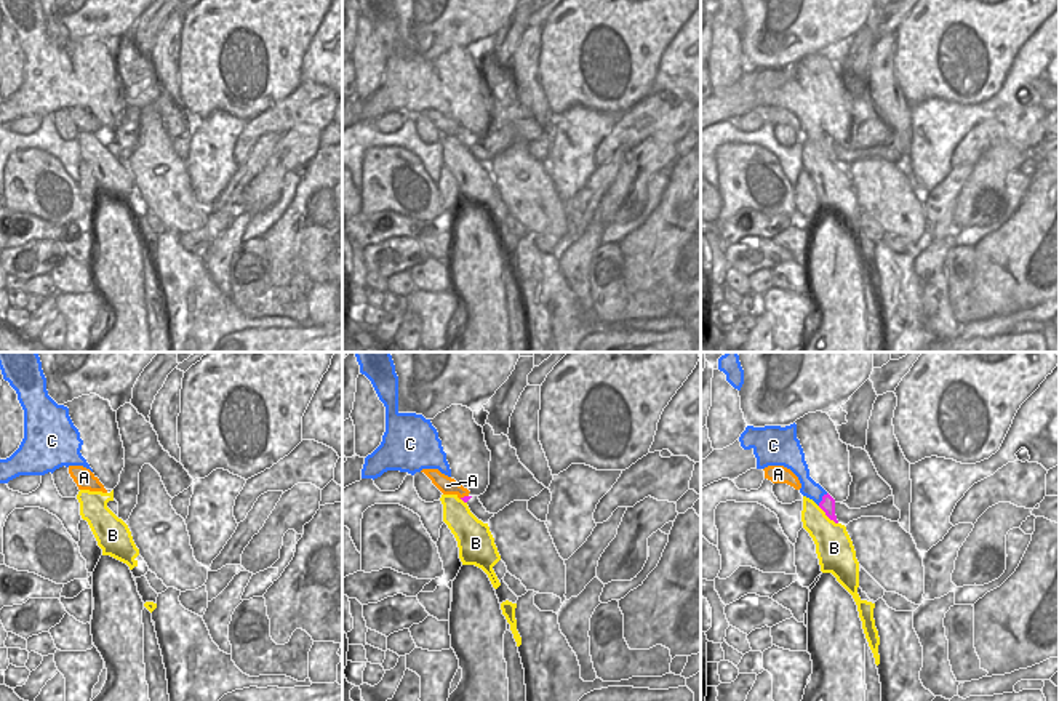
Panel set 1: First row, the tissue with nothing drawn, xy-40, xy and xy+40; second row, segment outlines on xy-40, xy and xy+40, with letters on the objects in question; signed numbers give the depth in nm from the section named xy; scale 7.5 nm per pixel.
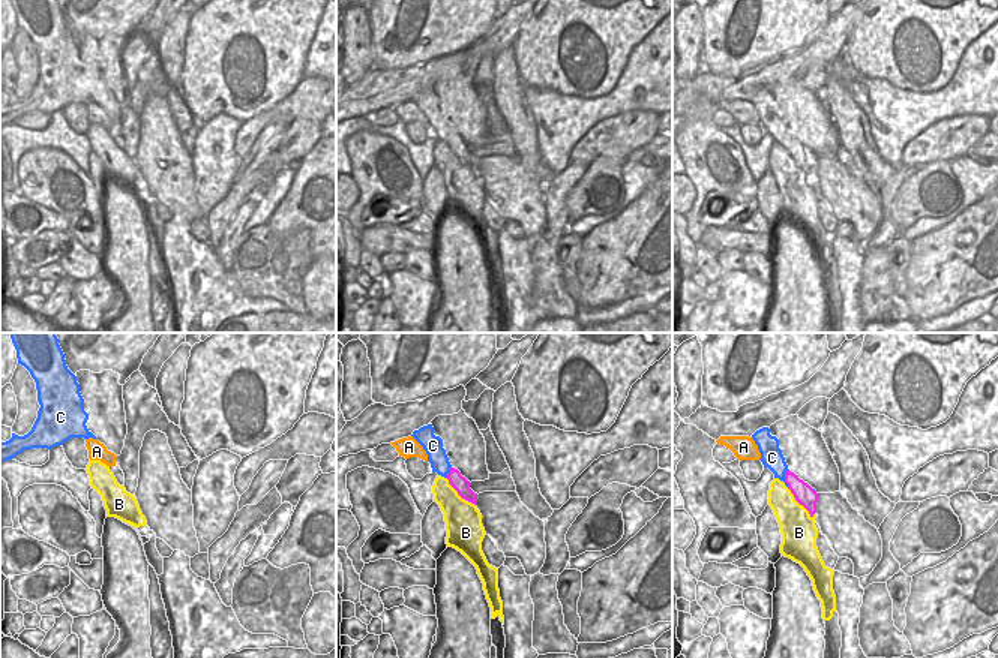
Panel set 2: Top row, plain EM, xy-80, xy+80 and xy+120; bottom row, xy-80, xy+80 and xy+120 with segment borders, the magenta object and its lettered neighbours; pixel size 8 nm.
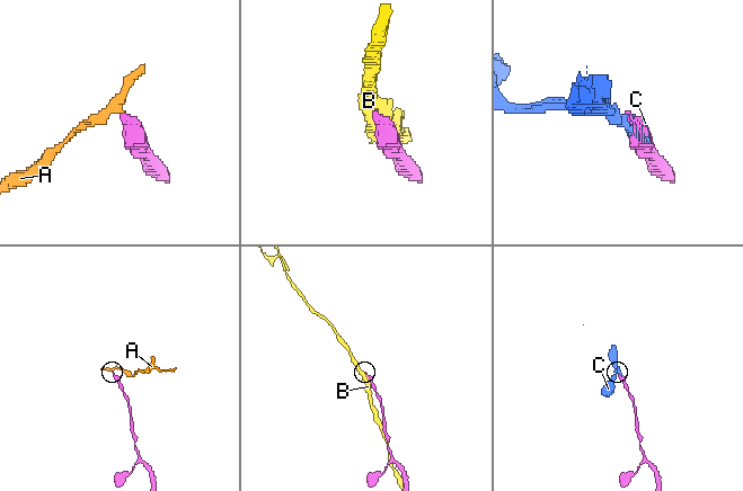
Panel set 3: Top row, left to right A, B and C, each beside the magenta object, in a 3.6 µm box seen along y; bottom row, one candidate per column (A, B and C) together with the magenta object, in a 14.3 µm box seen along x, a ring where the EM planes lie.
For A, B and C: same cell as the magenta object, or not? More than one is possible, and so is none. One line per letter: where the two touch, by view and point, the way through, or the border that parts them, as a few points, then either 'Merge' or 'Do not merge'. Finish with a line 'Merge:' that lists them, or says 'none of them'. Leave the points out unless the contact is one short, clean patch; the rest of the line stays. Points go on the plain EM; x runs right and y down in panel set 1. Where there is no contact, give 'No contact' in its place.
A: Touches magenta at xy (464, 138). Boundary: xy (467, 136), (459, 140). Do not merge
B: Touches magenta at xy+40 (827, 157). Do not merge
C: Touches magenta at xy+40 (823, 140). Merge
Merge: C.

